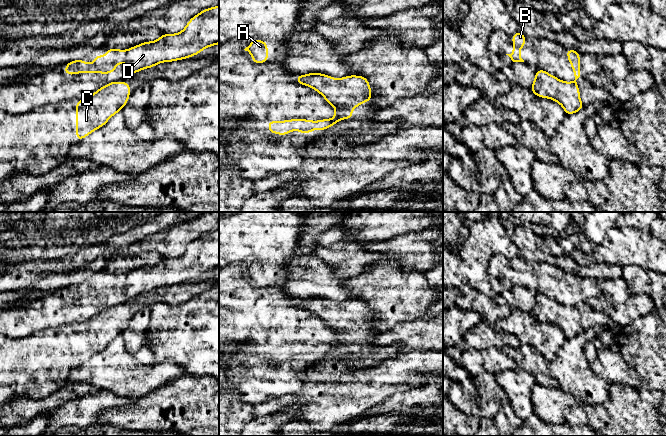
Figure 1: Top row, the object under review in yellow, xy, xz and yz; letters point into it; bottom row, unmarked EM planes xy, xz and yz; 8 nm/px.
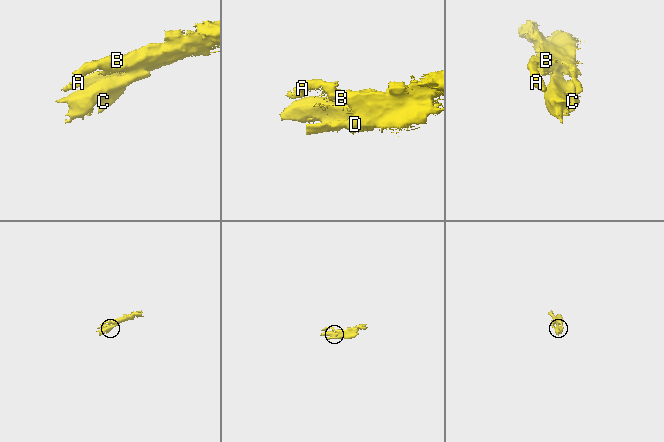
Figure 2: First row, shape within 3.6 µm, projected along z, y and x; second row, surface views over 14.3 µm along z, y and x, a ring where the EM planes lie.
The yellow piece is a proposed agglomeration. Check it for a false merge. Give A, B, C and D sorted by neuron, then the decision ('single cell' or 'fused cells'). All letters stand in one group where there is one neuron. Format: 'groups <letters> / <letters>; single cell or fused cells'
groups A B D / C; fused cells

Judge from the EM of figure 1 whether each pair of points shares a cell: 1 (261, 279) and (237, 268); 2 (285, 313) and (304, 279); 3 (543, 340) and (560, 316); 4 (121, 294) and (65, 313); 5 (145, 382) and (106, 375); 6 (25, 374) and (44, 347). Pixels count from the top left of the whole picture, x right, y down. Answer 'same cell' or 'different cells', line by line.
1: same cell
2: different cells
3: different cells
4: same cell
5: same cell
6: different cells

